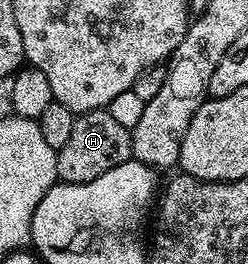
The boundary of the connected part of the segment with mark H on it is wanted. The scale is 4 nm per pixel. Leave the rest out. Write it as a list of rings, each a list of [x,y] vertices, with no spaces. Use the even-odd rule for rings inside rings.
[[[107,110],[82,112],[77,116],[69,140],[57,149],[57,179],[62,184],[95,182],[99,174],[115,170],[115,166],[127,162],[132,154],[133,133],[127,126],[115,122],[115,118]]]

